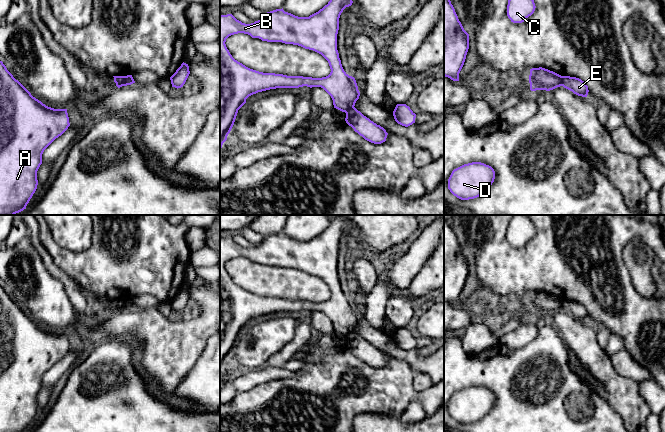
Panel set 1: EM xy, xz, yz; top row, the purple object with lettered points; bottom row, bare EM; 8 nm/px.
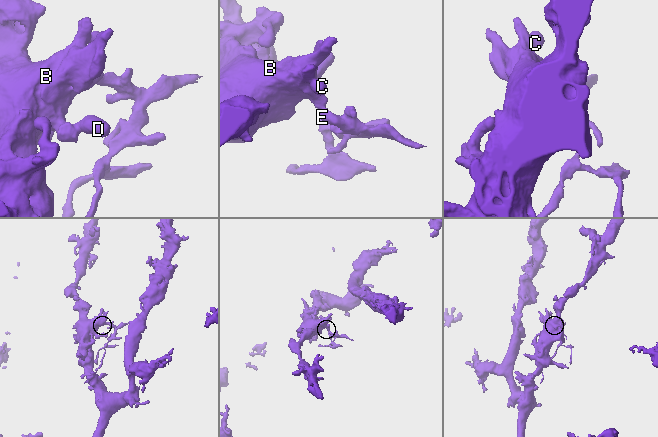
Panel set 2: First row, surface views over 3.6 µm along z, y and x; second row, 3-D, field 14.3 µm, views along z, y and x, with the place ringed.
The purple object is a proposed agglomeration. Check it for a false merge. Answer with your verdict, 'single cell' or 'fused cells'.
fused cells

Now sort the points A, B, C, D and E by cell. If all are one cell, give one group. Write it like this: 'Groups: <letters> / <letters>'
Groups: A B C D / E

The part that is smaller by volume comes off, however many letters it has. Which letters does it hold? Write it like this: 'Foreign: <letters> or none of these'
Foreign: E

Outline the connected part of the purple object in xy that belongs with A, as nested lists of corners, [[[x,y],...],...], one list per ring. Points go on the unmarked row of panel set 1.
[[[0,285],[0,432],[26,432],[37,413],[37,395],[44,374],[69,350],[67,333],[48,331],[33,321]]]

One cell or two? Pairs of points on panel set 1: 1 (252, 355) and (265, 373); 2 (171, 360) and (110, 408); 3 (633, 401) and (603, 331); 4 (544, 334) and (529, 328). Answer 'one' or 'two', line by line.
1: two
2: two
3: two
4: two

